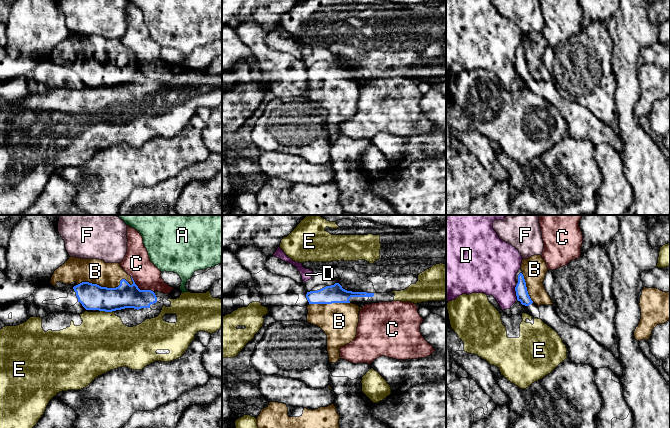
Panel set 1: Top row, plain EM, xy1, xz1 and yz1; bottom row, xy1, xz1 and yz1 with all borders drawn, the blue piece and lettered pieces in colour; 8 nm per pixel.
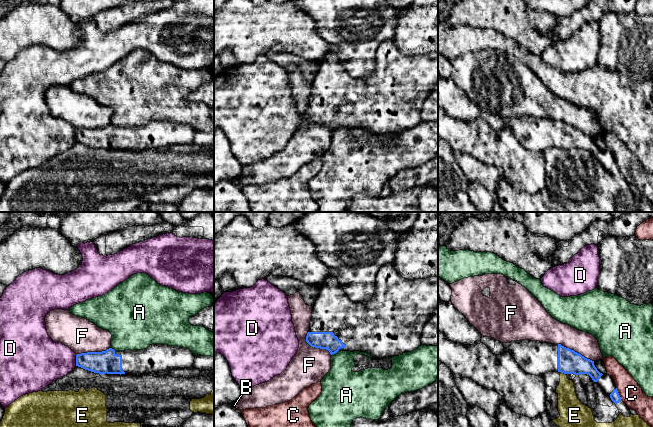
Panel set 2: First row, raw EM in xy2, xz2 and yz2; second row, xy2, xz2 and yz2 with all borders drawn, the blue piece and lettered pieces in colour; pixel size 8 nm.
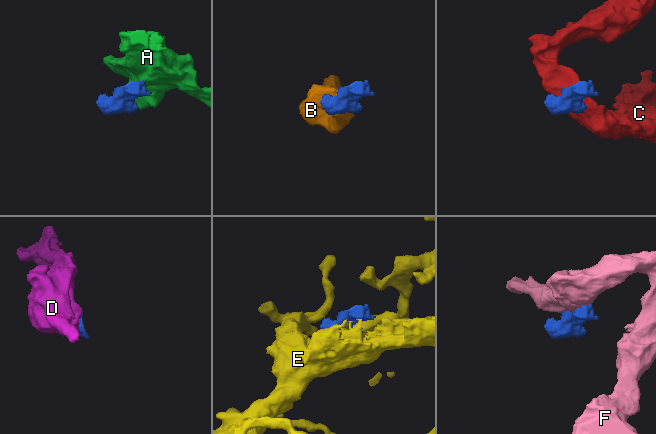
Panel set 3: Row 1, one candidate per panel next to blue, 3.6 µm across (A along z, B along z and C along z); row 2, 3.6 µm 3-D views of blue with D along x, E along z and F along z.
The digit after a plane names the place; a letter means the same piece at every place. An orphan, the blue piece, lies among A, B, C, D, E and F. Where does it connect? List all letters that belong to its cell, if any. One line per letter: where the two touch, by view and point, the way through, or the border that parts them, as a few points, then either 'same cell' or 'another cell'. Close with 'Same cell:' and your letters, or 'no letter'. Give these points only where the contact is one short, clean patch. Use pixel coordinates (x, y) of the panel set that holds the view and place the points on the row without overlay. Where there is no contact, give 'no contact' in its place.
A: meets blue in xz2 at (335, 128); border along xz2 (338, 126), (332, 131); another cell
B: meets blue in xy1 at (105, 63); same cell
C: meets blue in xy1 at (139, 65); border along xy1 (131, 52), (134, 59), (140, 65), (150, 65), (153, 68); another cell
D: meets blue in yz1 at (516, 68); another cell
E: meets blue in xy1 at (107, 87); another cell
F: meets blue in xz2 at (315, 123); another cell
Same cell: B

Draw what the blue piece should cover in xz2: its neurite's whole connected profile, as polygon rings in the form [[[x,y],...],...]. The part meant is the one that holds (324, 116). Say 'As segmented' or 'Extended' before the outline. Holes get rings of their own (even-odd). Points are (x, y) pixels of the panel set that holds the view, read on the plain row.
Extended. [[[390,38],[380,43],[376,52],[375,67],[368,78],[357,79],[349,75],[338,55],[328,52],[319,62],[312,82],[312,93],[306,118],[315,124],[326,125],[331,131],[338,127],[360,127],[373,134],[383,135],[411,128],[421,122],[419,115],[423,103],[433,87],[438,84],[438,53],[408,56],[403,54]]]

